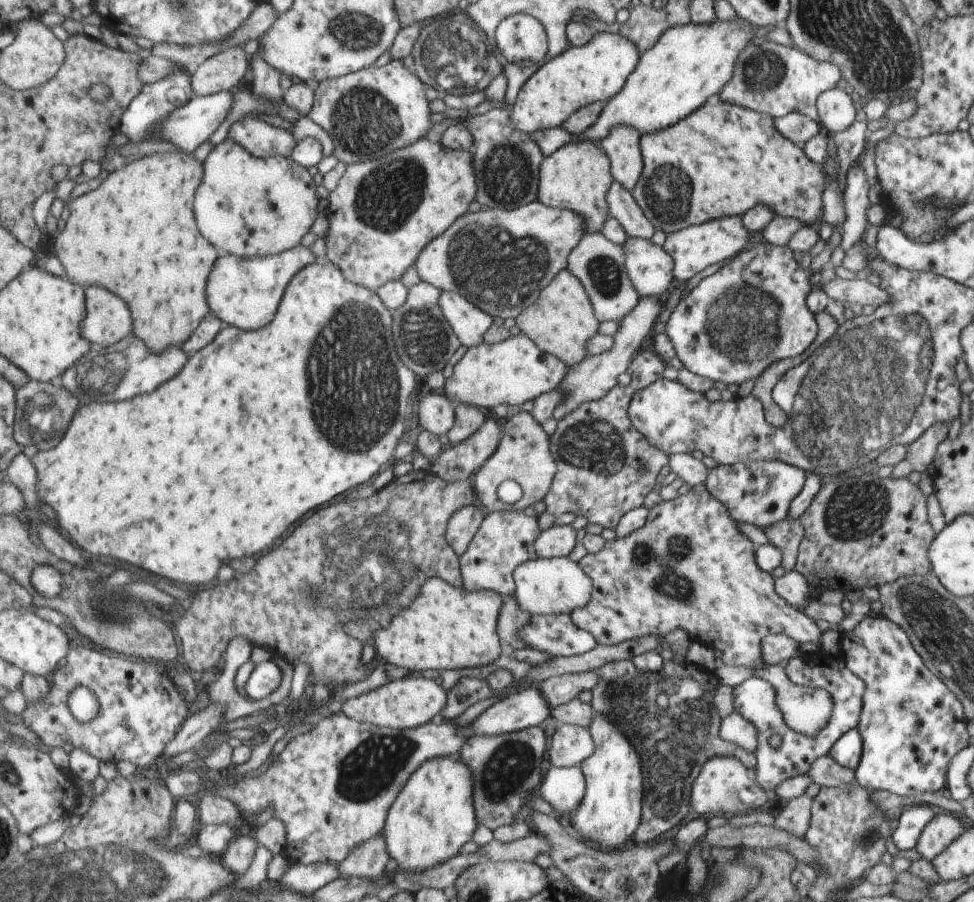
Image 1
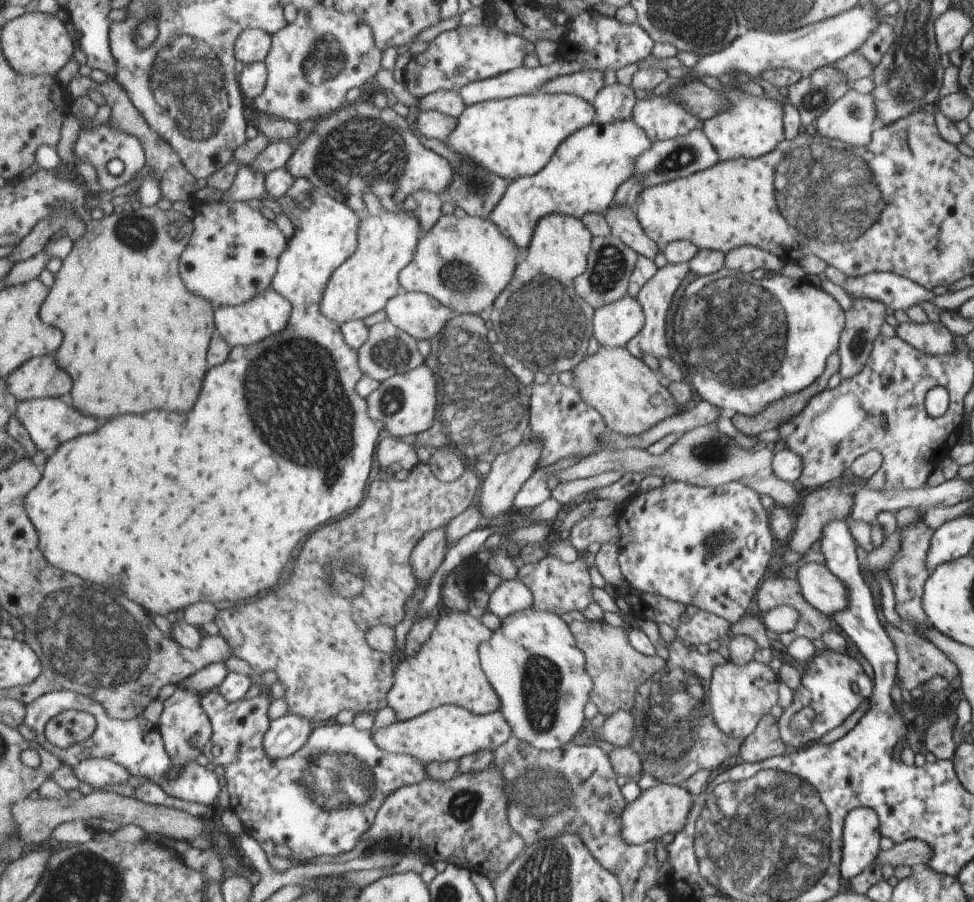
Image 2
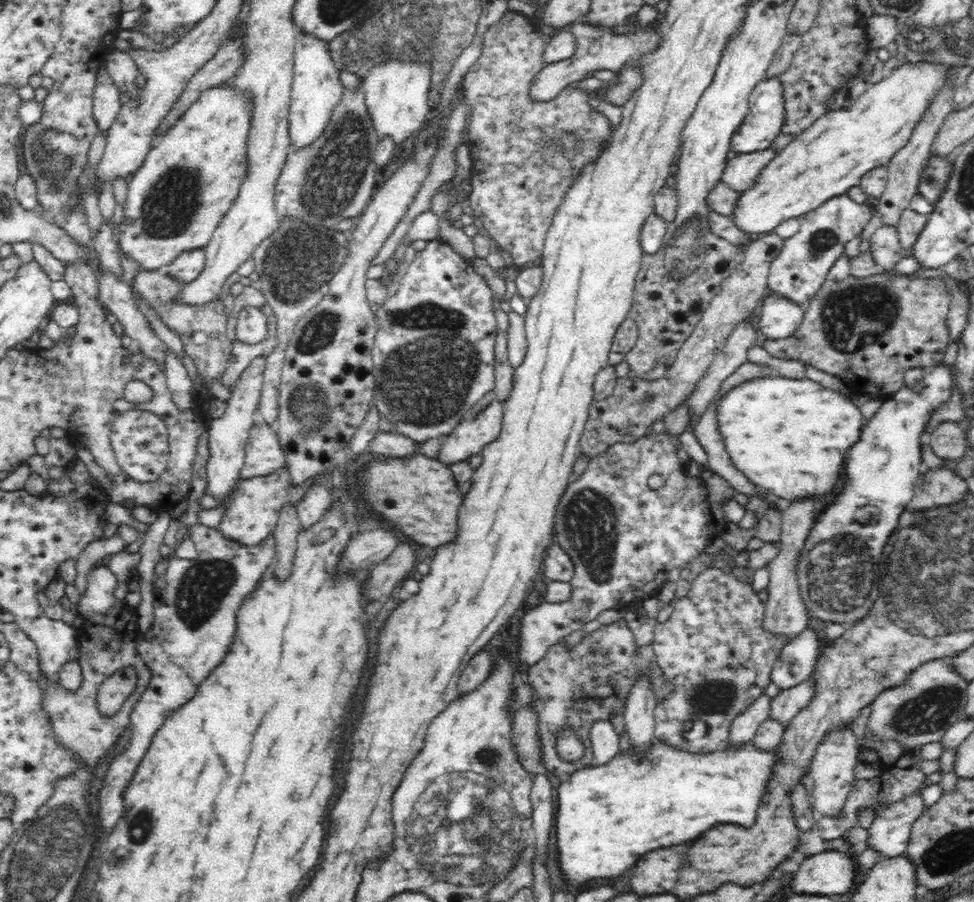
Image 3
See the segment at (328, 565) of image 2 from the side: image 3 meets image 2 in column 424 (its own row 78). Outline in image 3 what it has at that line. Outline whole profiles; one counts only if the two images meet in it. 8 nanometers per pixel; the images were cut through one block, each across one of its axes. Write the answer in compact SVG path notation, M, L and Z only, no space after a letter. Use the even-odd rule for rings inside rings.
M506 12L504 17L499 22L494 23L483 35L480 58L469 68L468 73L464 76L463 82L461 83L465 93L465 101L469 106L465 134L468 136L468 145L470 146L469 149L473 160L470 176L472 190L469 193L466 209L471 212L471 214L478 216L480 222L482 222L482 226L488 230L489 236L493 238L496 244L510 254L513 264L518 267L527 262L536 262L537 259L540 260L547 237L546 232L548 232L549 226L556 216L556 211L560 208L560 203L564 200L567 189L582 176L582 172L584 172L584 168L586 168L588 164L592 164L594 160L600 158L600 154L607 148L609 141L612 140L614 132L609 119L602 113L594 111L594 109L588 105L588 98L596 94L578 89L576 84L570 84L564 87L564 90L560 90L560 94L556 94L556 98L546 100L531 98L530 88L532 88L534 78L542 73L546 66L543 59L543 52L544 49L546 49L546 44L542 42L542 36L540 36L541 32L536 32L536 29L534 22L526 20L526 16L516 14L516 12Z

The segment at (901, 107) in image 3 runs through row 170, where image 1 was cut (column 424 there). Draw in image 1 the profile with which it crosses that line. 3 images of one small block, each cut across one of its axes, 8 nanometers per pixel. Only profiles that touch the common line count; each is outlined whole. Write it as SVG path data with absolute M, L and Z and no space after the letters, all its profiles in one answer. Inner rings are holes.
M438 757L424 762L412 774L396 802L389 808L383 837L389 855L398 862L398 869L427 871L446 860L472 838L476 828L472 800L472 769L462 760Z

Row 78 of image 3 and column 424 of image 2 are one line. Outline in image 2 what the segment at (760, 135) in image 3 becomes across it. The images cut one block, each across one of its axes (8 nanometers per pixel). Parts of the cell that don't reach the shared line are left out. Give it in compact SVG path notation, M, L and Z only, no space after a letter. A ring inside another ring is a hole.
M266 688L256 698L229 702L220 692L212 690L203 698L205 710L213 721L213 740L205 750L209 762L222 766L226 772L226 784L231 795L233 809L270 858L270 865L280 871L288 871L318 856L340 856L356 848L366 830L374 824L385 799L401 787L422 783L426 779L426 767L420 760L406 754L394 754L381 750L373 740L372 731L362 731L354 725L328 722L314 730L308 744L290 758L273 758L266 751L265 740L273 719L270 708L274 699ZM287 845L293 851L290 858L278 854L278 846Z

